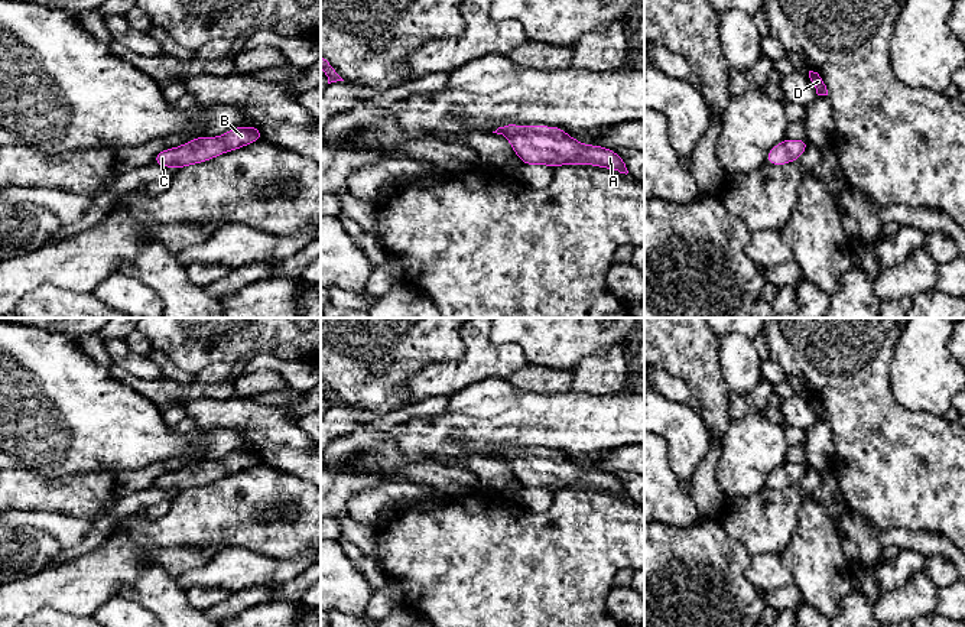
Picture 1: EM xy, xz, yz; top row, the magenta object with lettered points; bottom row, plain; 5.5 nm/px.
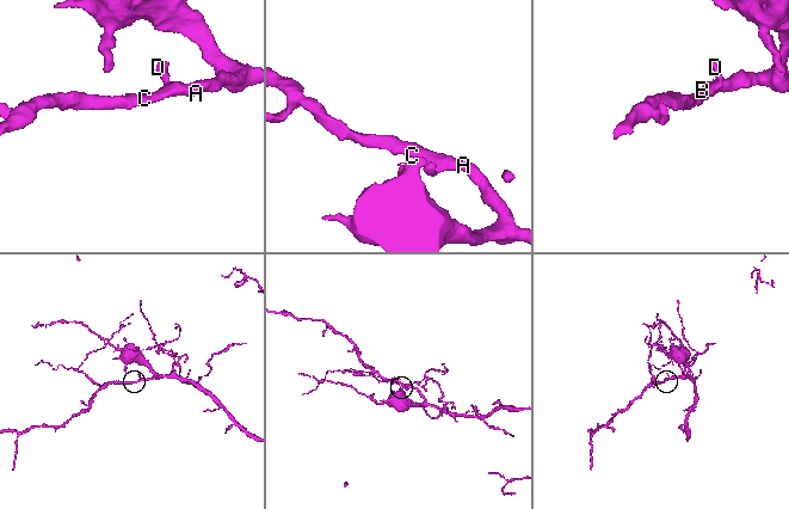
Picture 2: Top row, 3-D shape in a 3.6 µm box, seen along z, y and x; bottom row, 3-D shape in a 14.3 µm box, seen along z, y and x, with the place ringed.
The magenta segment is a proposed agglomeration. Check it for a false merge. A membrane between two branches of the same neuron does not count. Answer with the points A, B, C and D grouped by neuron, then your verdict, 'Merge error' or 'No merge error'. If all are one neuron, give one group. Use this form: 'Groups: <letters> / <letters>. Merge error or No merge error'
Groups: A B C D. No merge error

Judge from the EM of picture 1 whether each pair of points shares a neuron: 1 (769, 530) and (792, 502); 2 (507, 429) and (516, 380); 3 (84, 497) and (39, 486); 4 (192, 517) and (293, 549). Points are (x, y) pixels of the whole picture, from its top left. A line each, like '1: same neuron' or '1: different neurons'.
1: same neuron
2: different neurons
3: same neuron
4: same neuron

